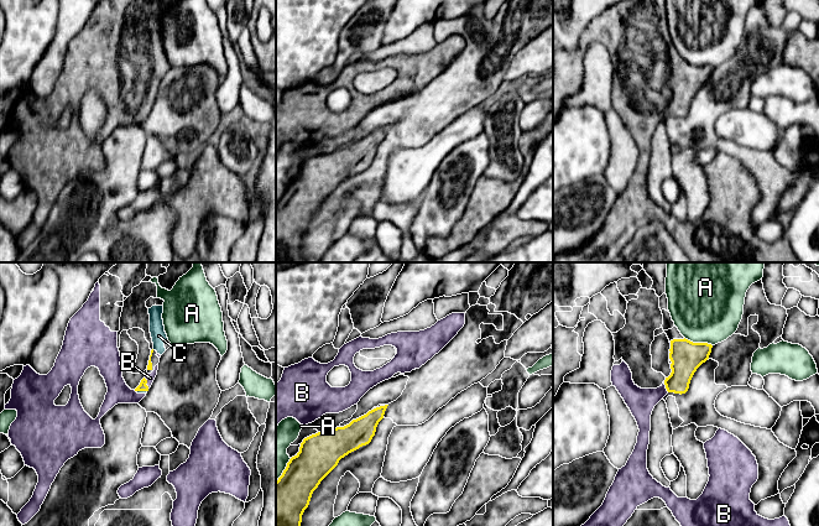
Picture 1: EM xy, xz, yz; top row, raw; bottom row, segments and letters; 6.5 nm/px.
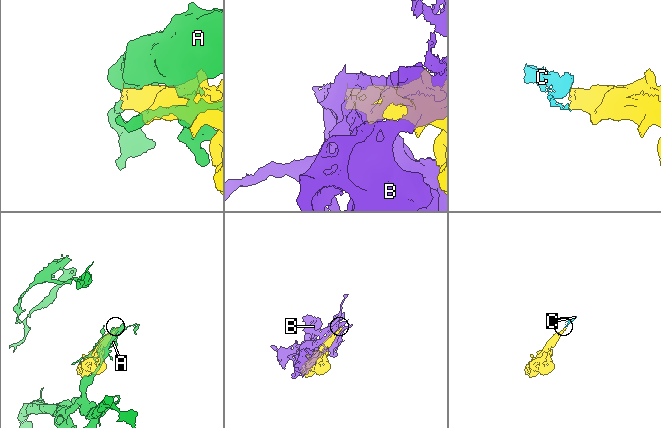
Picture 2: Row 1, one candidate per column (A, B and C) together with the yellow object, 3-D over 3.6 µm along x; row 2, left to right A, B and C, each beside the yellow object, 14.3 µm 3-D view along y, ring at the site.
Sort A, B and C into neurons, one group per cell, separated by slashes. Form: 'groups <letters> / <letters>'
groups A / B C

